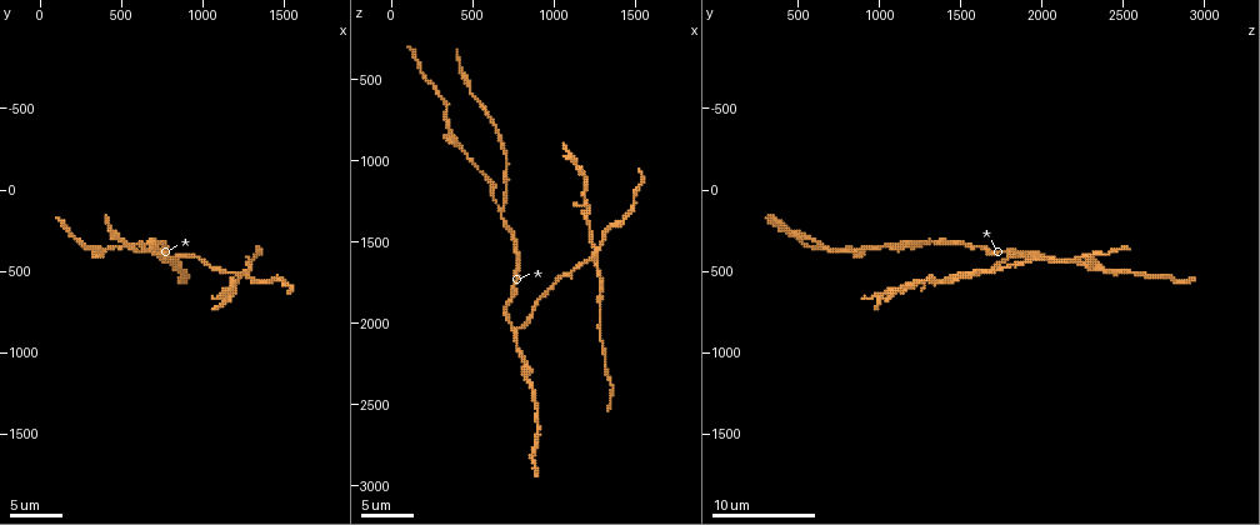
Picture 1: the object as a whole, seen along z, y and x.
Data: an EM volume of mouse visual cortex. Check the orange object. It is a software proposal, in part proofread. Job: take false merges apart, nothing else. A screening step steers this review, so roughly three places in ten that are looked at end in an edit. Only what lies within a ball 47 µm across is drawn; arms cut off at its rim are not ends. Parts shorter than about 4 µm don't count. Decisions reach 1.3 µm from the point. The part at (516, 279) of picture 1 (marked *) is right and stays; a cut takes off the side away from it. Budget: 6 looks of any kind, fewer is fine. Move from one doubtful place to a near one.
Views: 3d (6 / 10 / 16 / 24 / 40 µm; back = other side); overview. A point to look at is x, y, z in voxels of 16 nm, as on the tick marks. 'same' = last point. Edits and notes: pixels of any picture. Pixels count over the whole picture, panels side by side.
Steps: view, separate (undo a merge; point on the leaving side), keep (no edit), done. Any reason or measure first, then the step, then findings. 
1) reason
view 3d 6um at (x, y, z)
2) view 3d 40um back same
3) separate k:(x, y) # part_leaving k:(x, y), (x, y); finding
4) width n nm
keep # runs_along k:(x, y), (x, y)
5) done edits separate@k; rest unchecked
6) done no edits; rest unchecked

three arms meet
view 3d 10um at (680, 320, 1280)

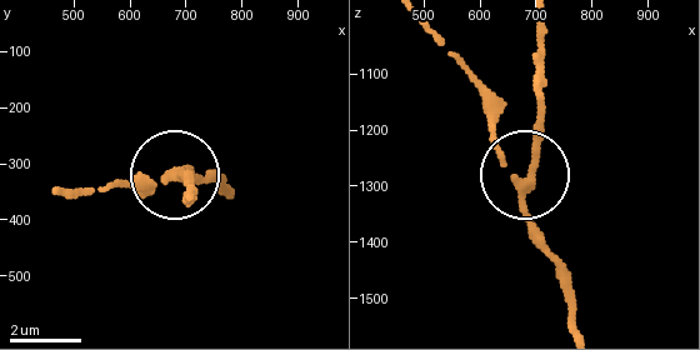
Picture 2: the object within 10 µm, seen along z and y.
side_arm 19 um; arms 3
keep # all the same neuron

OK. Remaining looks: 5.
side arm on a straight run
view 3d 10um at (1240, 500, 1620)

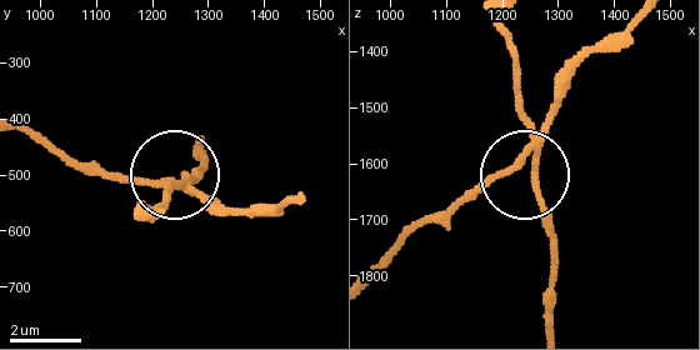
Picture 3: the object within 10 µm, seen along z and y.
width 190 nm
separate 3:(515, 91) # a second neuron is stuck on

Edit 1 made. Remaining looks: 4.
side arm on a straight run
view 3d 10um at (740, 440, 2040)

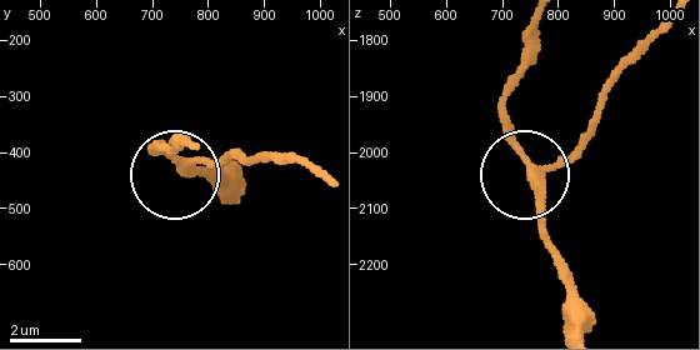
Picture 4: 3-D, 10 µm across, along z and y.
side_arm 16 um; arms 3
keep # all the same neuron

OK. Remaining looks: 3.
done edits separate@3; rest unchecked

